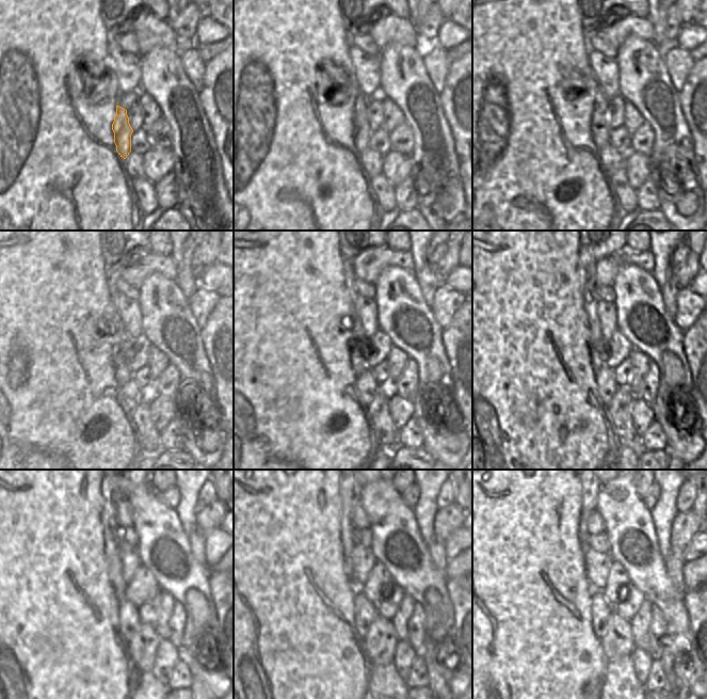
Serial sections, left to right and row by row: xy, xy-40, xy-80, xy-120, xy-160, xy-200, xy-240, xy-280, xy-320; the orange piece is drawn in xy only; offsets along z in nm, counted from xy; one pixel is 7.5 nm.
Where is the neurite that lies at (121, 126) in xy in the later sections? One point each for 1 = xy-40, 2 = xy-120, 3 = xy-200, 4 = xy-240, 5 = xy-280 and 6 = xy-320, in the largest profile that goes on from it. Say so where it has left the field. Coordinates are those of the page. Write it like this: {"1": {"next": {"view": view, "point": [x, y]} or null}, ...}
{"1": {"next": {"view": "xy-40", "point": [362, 130]}}, "2": {"next": {"view": "xy-120", "point": [122, 354]}}, "3": {"next": {"view": "xy-200", "point": [597, 346]}}, "4": {"next": {"view": "xy-240", "point": [112, 495]}}, "5": {"next": {"view": "xy-280", "point": [350, 491]}}, "6": {"next": {"view": "xy-320", "point": [589, 491]}}}

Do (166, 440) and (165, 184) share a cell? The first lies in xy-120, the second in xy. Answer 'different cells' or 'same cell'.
same cell

